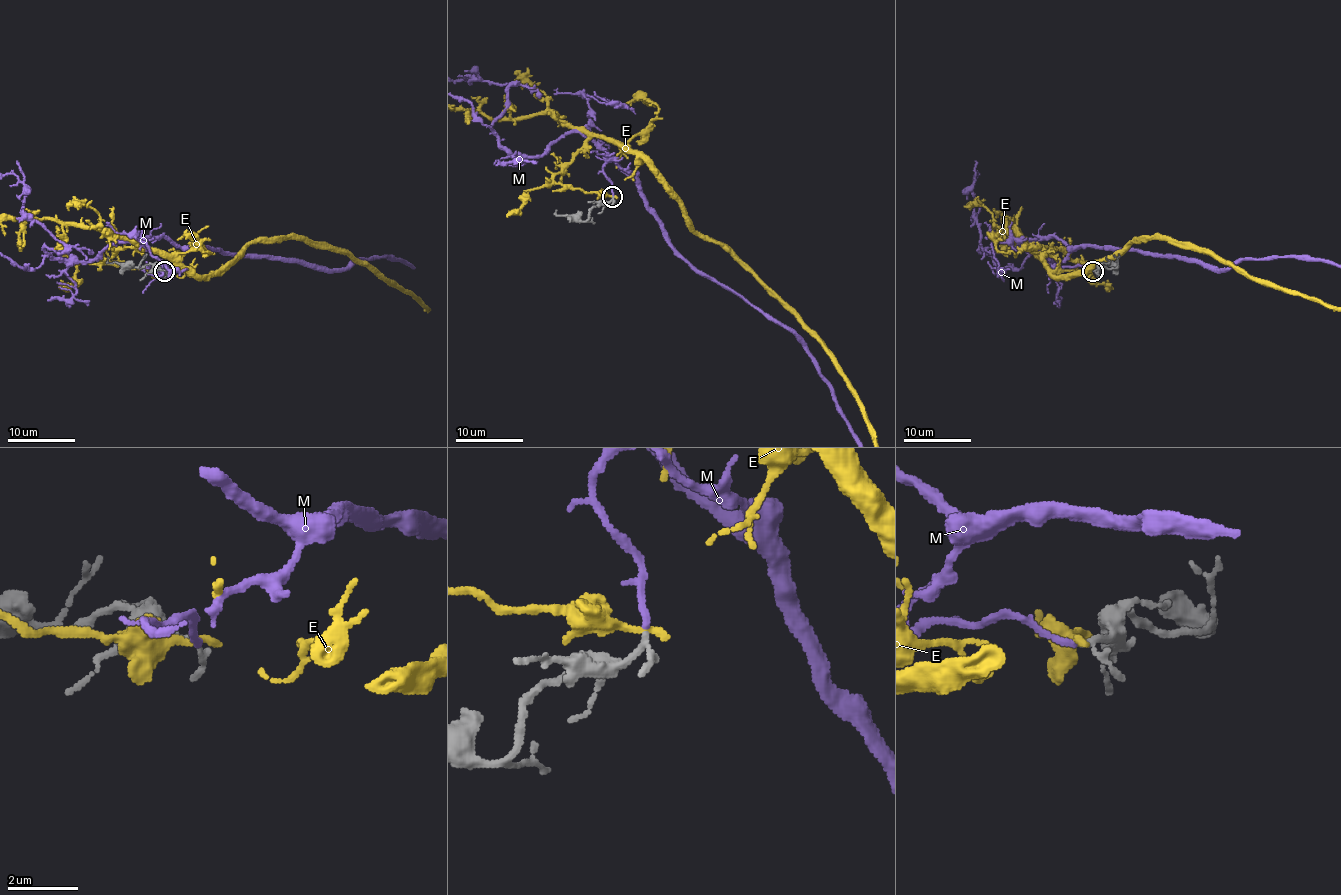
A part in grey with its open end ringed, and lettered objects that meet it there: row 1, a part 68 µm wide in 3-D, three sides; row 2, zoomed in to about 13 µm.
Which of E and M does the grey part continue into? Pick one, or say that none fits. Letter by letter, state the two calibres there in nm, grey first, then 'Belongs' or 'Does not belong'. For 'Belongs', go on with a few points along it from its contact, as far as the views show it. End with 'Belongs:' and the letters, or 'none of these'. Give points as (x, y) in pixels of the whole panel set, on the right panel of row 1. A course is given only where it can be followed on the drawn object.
E: Thickness 160 nm (grey) against 280 nm. Does not belong
M: Thickness 150 nm (grey) against 180 nm. Belongs
Belongs: M

